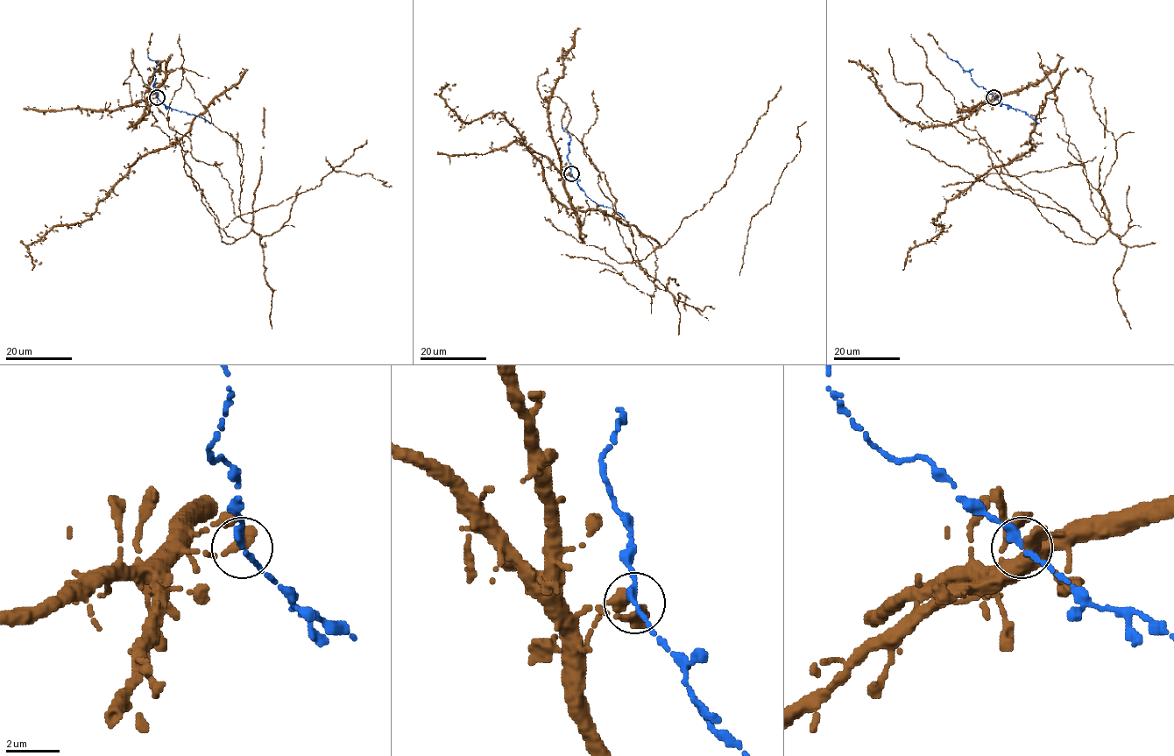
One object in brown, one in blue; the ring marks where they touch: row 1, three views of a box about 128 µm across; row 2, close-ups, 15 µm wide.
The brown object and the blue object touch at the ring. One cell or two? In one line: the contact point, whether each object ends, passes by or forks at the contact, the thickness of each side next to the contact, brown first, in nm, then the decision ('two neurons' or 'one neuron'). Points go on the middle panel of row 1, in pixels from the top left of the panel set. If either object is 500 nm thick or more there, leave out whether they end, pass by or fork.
(571, 173) | brown ends | blue passes by | 480/280 nm | one neuron

